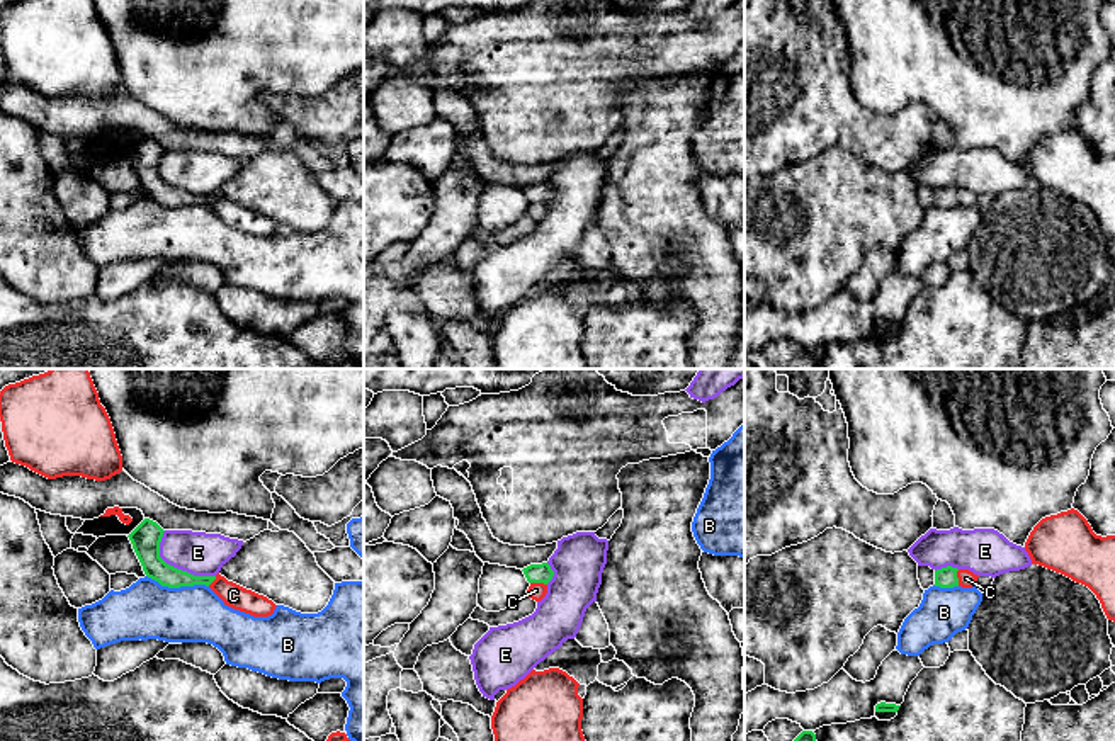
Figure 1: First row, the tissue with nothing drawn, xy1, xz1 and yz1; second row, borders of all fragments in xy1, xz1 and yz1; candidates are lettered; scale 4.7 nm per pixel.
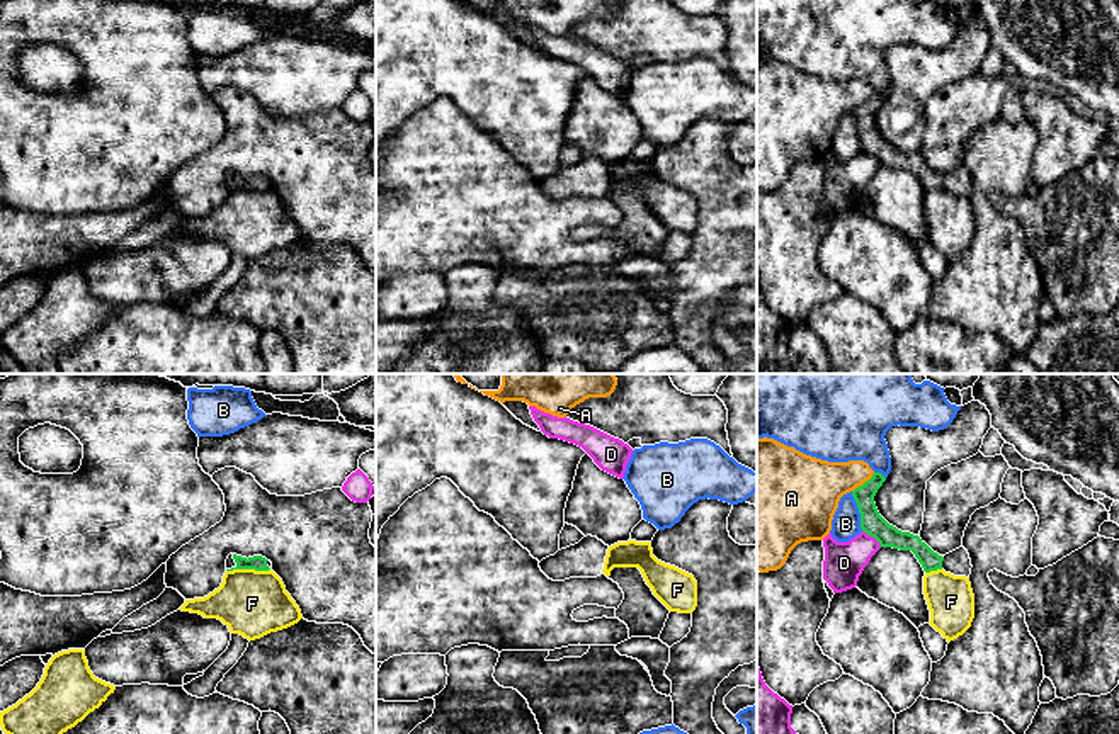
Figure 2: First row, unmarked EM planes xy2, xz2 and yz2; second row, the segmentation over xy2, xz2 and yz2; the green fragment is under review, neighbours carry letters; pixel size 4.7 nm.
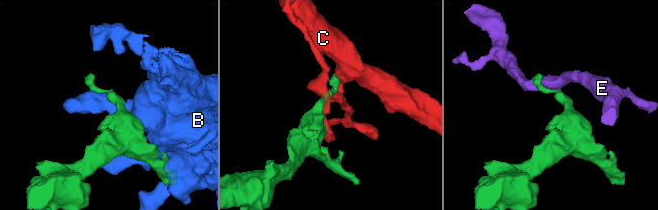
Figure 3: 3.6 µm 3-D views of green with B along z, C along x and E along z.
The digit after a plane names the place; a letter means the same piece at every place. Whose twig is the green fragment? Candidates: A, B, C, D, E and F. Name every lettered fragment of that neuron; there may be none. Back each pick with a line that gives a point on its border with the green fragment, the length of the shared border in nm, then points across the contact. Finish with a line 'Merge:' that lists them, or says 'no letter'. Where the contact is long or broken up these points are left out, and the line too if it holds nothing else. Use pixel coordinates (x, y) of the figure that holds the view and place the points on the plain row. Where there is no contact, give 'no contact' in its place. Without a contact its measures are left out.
Merge: no letter

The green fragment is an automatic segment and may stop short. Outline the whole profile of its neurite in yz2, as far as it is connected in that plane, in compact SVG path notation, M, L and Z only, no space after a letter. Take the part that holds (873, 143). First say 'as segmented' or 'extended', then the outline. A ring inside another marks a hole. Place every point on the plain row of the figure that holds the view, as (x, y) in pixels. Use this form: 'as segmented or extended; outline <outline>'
extended; outline M874 92L869 100L852 110L861 133L862 151L874 156L881 167L912 170L925 192L944 189L954 195L969 197L973 185L964 167L939 175L918 155L898 150L879 134L874 116L884 100L881 92Z

